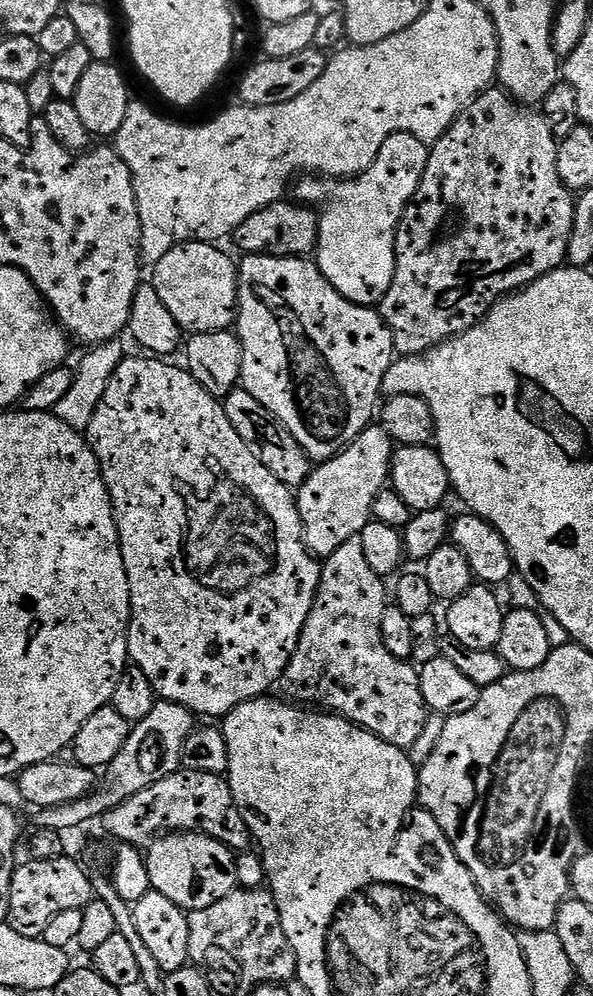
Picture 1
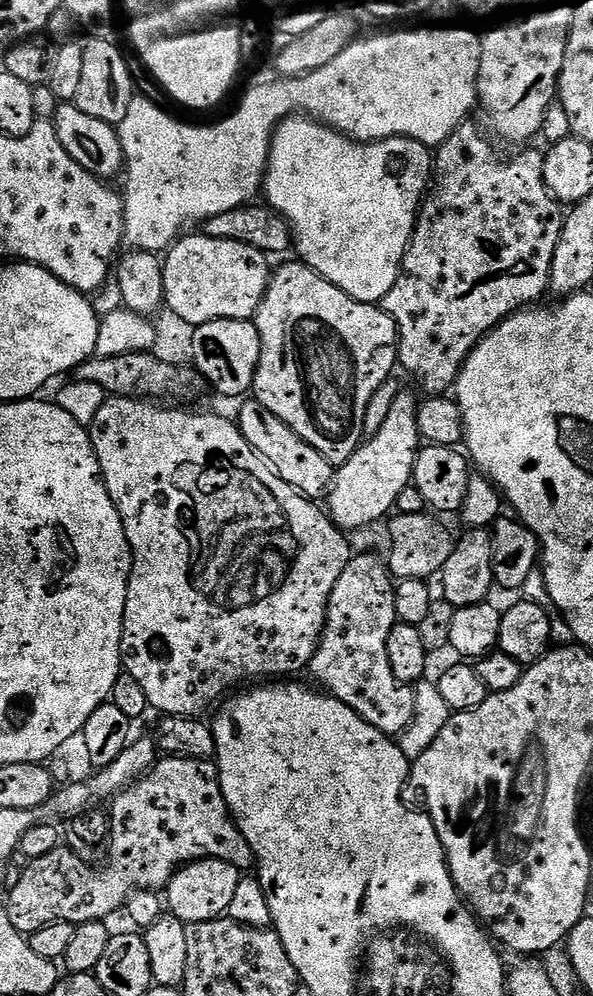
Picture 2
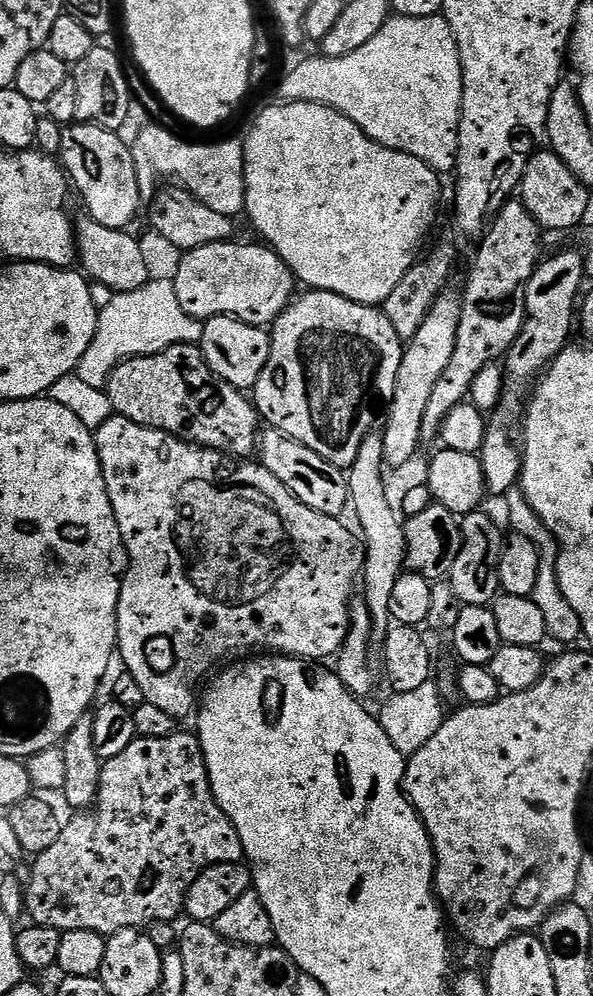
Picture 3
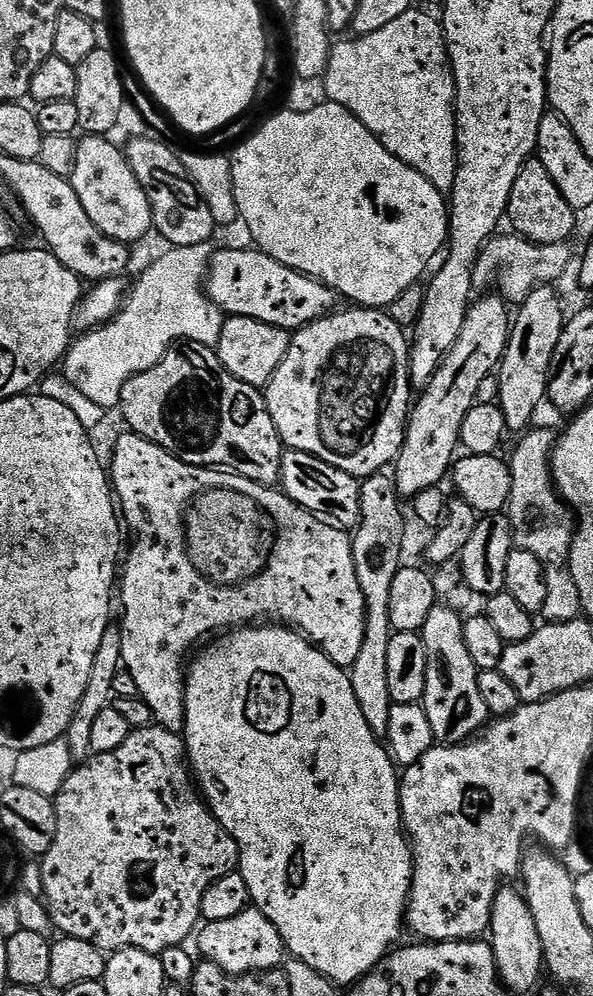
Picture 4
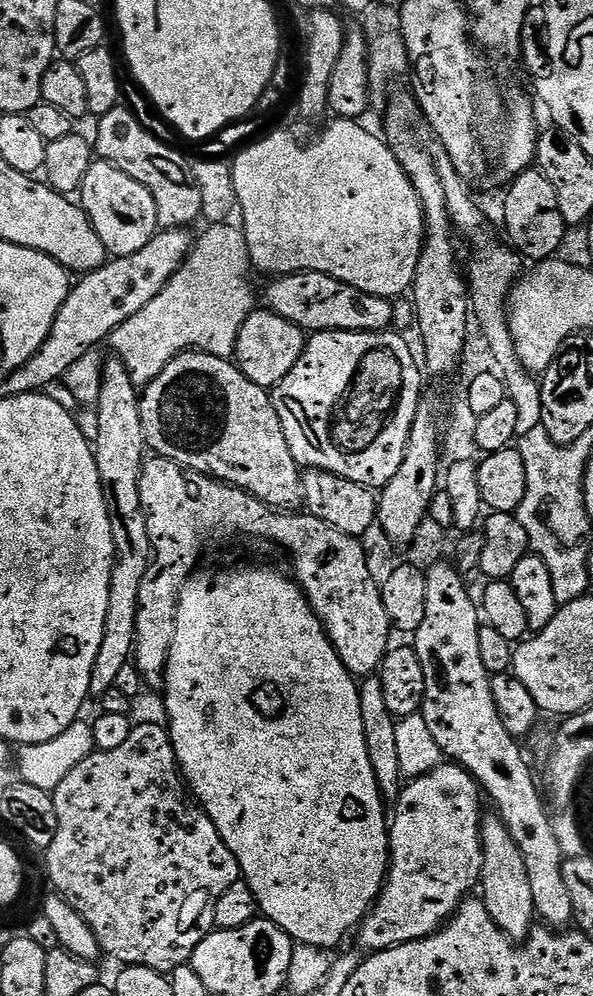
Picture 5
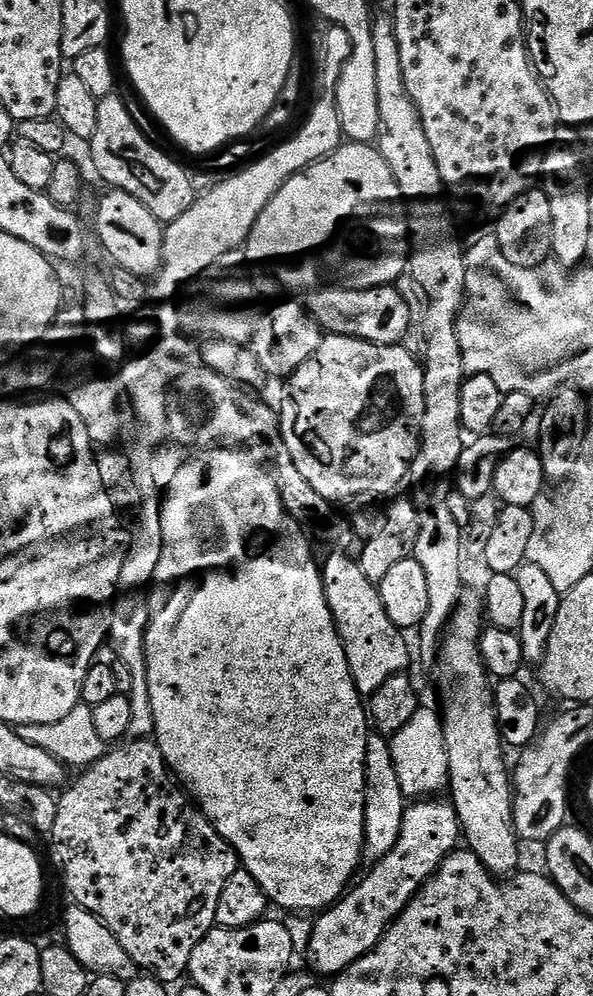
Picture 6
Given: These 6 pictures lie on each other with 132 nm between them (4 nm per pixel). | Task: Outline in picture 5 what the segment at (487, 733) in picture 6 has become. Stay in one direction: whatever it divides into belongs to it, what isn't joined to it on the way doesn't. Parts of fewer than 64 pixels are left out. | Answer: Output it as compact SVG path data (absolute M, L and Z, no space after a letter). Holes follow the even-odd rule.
M495 814L483 817L480 825L480 845L482 846L482 870L478 885L479 895L496 925L513 942L522 942L537 919L534 897L530 891L530 877L527 876L526 866L522 863L522 850L518 850L518 842L510 838L510 830L506 830L500 817Z

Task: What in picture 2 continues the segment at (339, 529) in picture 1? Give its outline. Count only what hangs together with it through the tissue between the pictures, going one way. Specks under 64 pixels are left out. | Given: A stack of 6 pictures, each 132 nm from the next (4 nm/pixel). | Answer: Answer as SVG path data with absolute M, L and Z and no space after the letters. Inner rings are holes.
M397 394L379 430L367 437L356 453L335 469L332 486L326 493L326 512L336 528L364 528L380 519L383 521L395 509L398 494L410 487L416 453L422 447L416 421L417 407L417 397Z

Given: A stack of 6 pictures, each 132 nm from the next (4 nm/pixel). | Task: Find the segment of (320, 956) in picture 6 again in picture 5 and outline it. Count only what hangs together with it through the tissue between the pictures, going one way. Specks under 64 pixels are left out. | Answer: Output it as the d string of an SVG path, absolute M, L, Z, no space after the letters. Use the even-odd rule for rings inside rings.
M441 762L434 770L411 777L401 787L400 798L394 804L396 813L390 816L388 878L379 898L358 925L361 949L381 952L395 944L431 936L464 903L471 893L468 891L479 885L480 800L480 785L455 762Z

